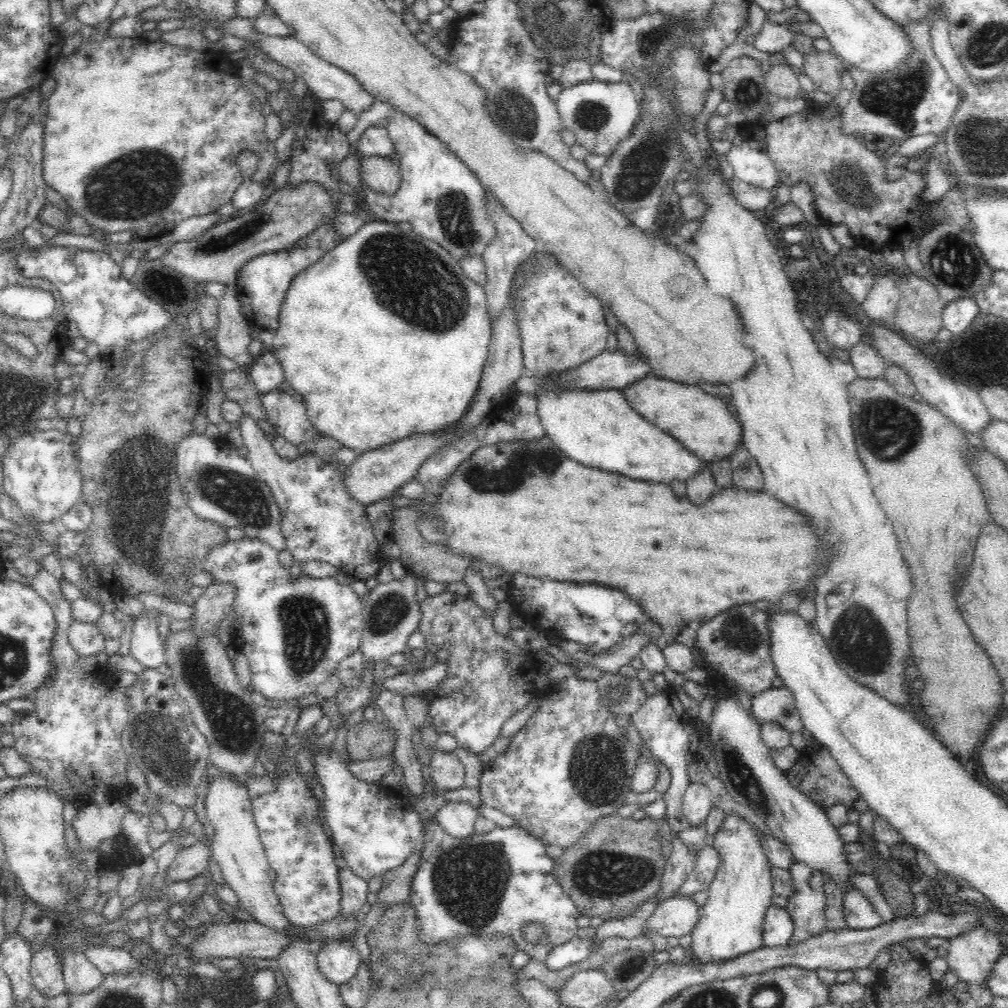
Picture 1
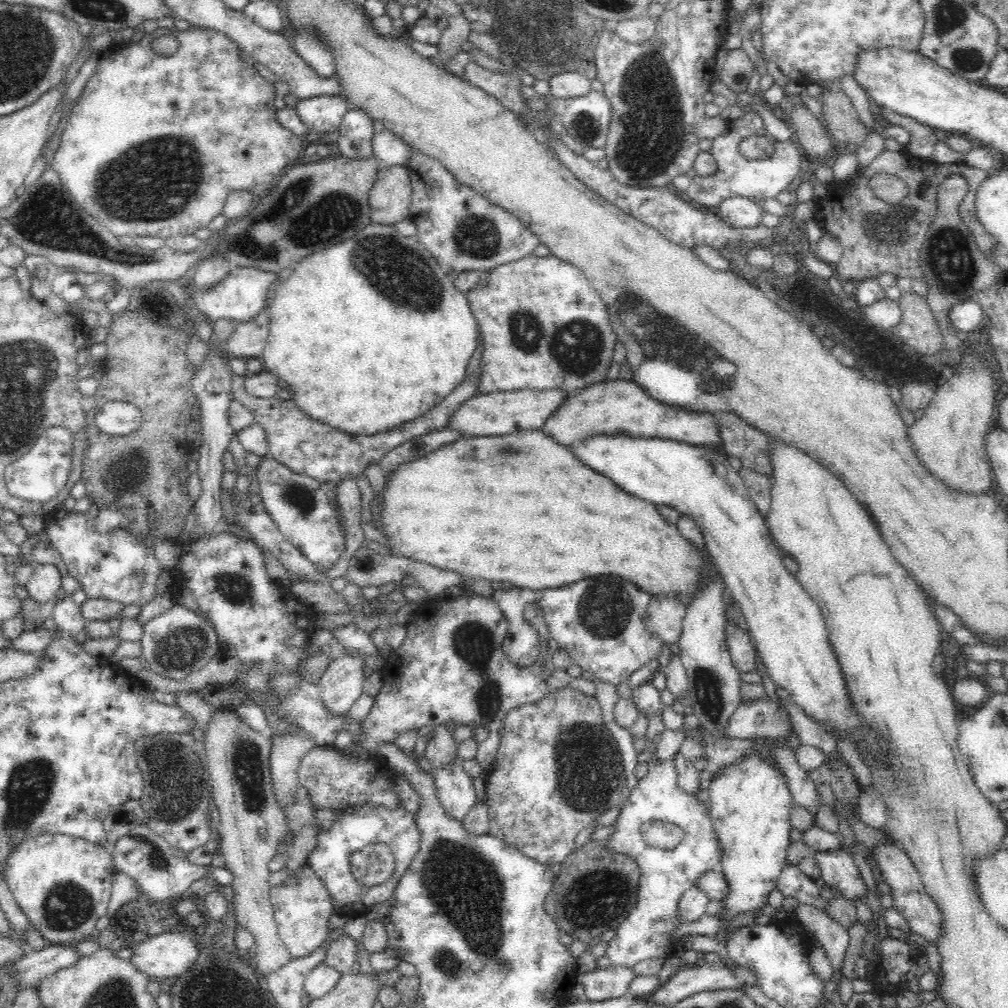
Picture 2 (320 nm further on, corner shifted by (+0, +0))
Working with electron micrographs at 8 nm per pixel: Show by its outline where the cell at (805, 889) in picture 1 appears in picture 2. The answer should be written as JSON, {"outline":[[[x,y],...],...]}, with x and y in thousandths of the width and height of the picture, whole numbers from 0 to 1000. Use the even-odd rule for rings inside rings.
{"outline":[[[713,953],[708,958],[703,958],[701,955],[697,955],[695,958],[691,958],[690,956],[685,958],[678,957],[668,968],[653,978],[648,985],[648,993],[650,997],[662,999],[670,997],[681,989],[685,989],[695,983],[733,981],[736,976],[750,976],[750,969],[740,959],[730,957],[729,962],[726,964],[718,959],[717,953]]]}

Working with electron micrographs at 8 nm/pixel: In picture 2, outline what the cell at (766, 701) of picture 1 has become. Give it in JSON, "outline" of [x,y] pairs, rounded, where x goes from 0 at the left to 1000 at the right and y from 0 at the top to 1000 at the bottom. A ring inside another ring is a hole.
{"outline":[[[766,694],[732,700],[718,722],[720,732],[778,732],[787,720],[782,706]]]}

